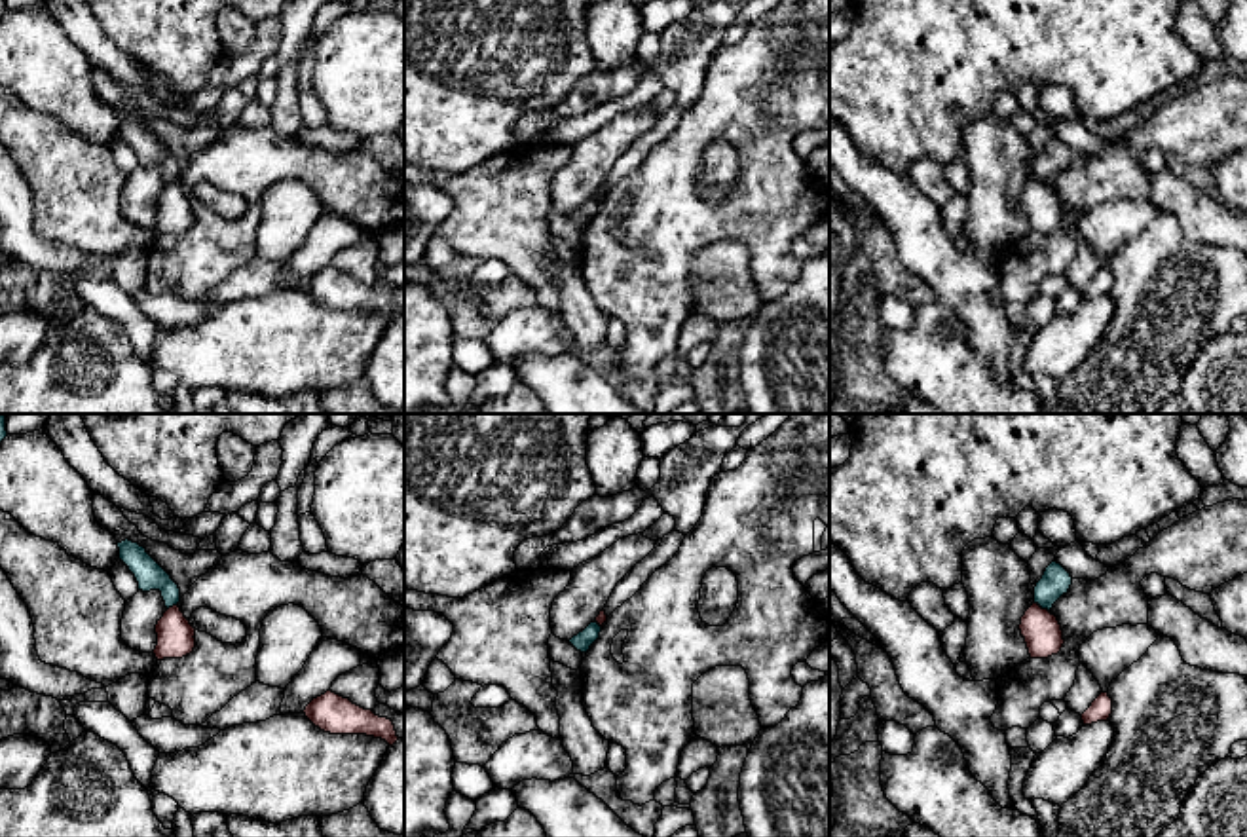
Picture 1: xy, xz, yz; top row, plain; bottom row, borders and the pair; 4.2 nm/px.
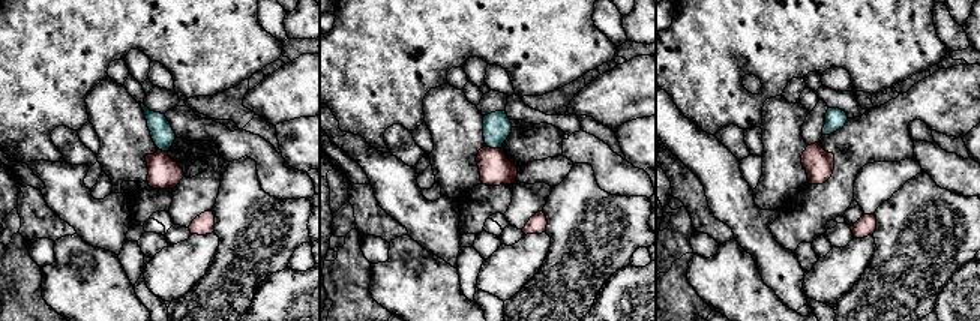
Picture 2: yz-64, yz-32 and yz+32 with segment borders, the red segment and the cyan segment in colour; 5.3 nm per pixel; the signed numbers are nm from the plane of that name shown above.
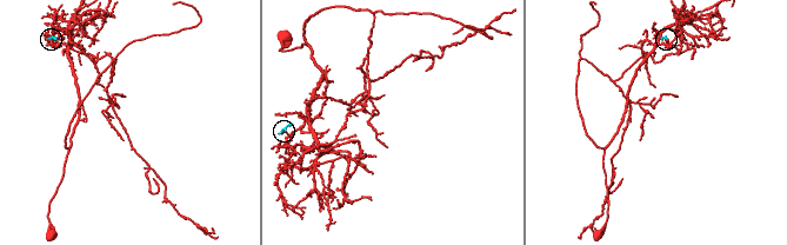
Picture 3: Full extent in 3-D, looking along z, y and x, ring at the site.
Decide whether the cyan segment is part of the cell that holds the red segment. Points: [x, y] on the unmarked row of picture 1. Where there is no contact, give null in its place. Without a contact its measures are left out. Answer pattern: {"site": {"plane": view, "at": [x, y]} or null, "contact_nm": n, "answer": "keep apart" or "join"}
{"site": {"plane": "yz", "at": [1039, 181]}, "contact_nm": 80, "answer": "keep apart"}

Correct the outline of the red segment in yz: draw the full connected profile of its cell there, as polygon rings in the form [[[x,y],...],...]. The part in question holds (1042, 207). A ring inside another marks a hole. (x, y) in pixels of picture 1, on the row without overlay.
[[[1034,177],[1021,192],[1019,205],[1025,213],[1031,233],[1057,230],[1065,218],[1057,192]]]

